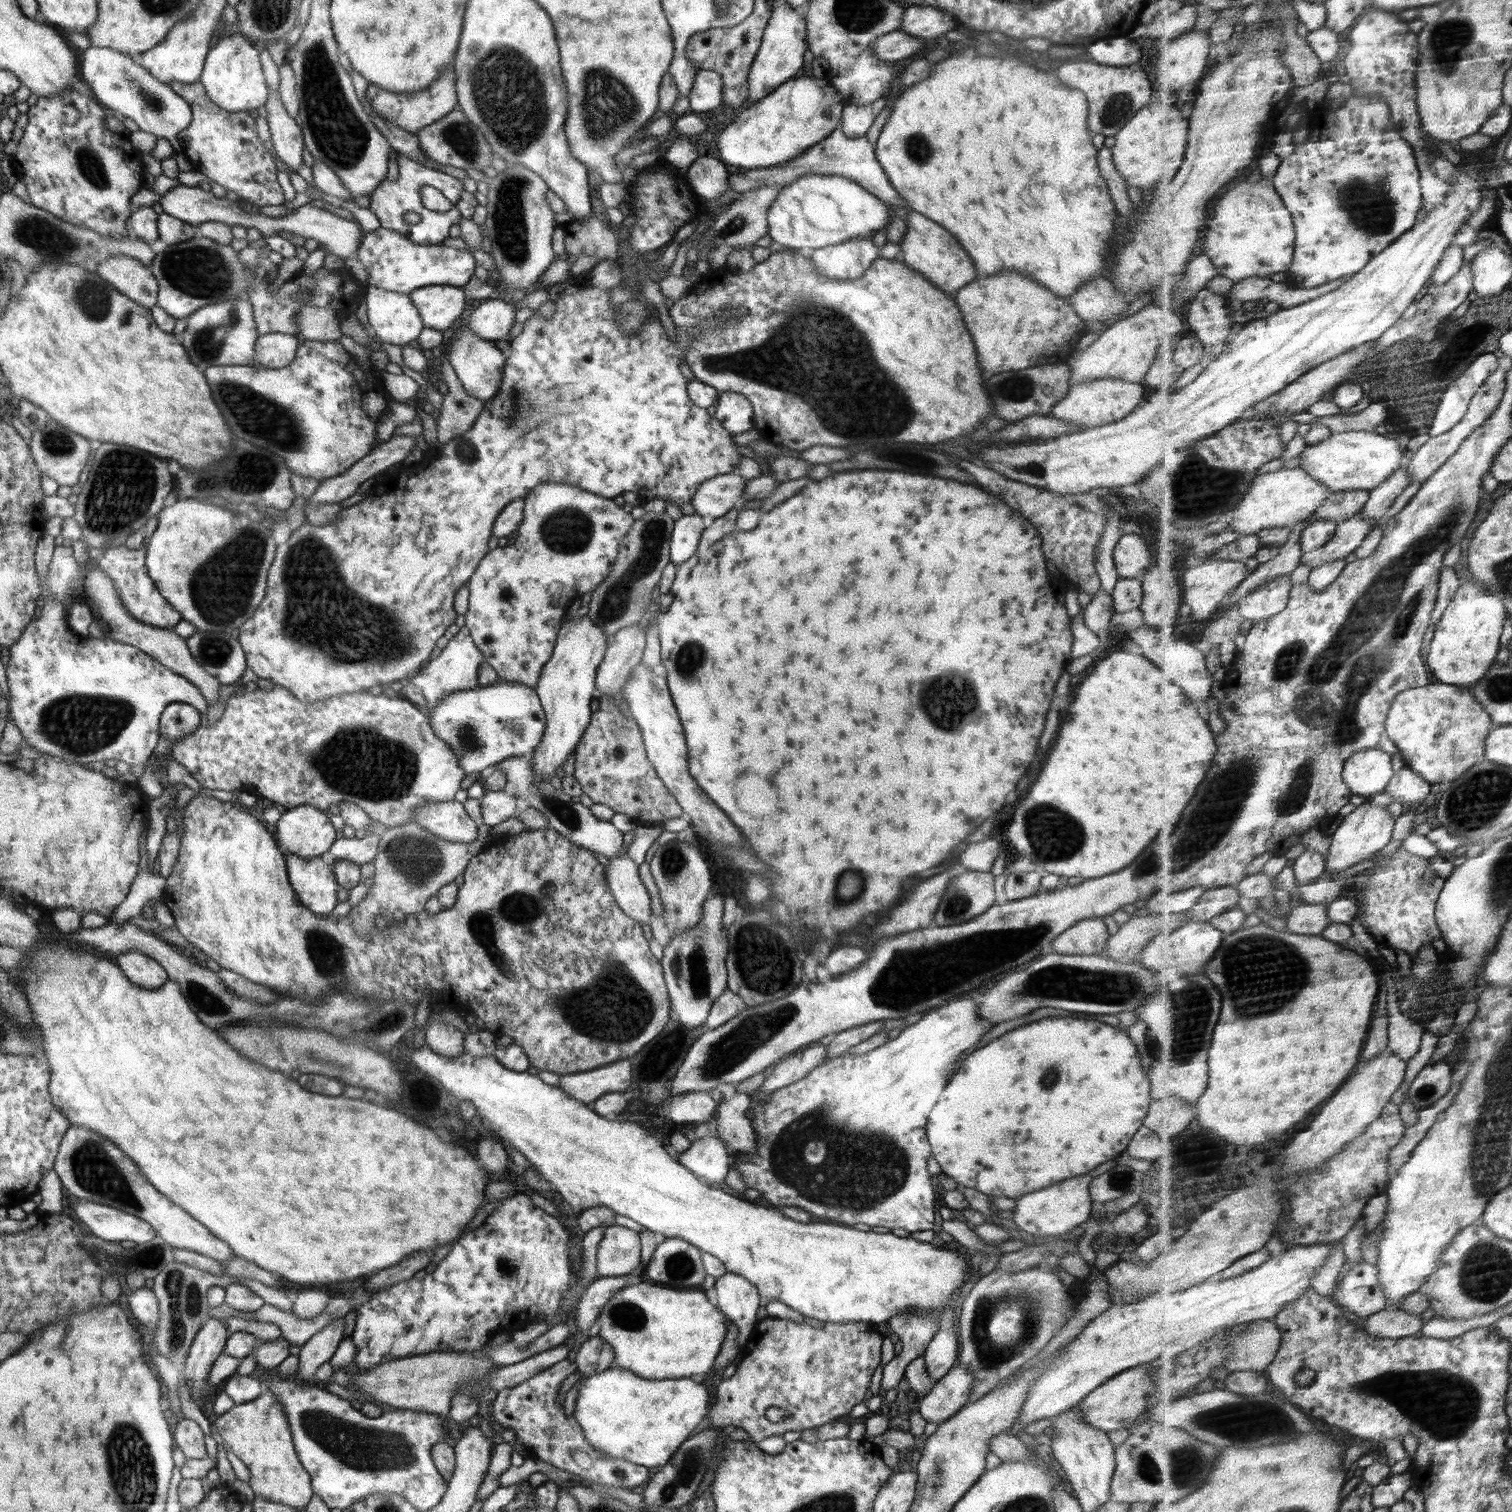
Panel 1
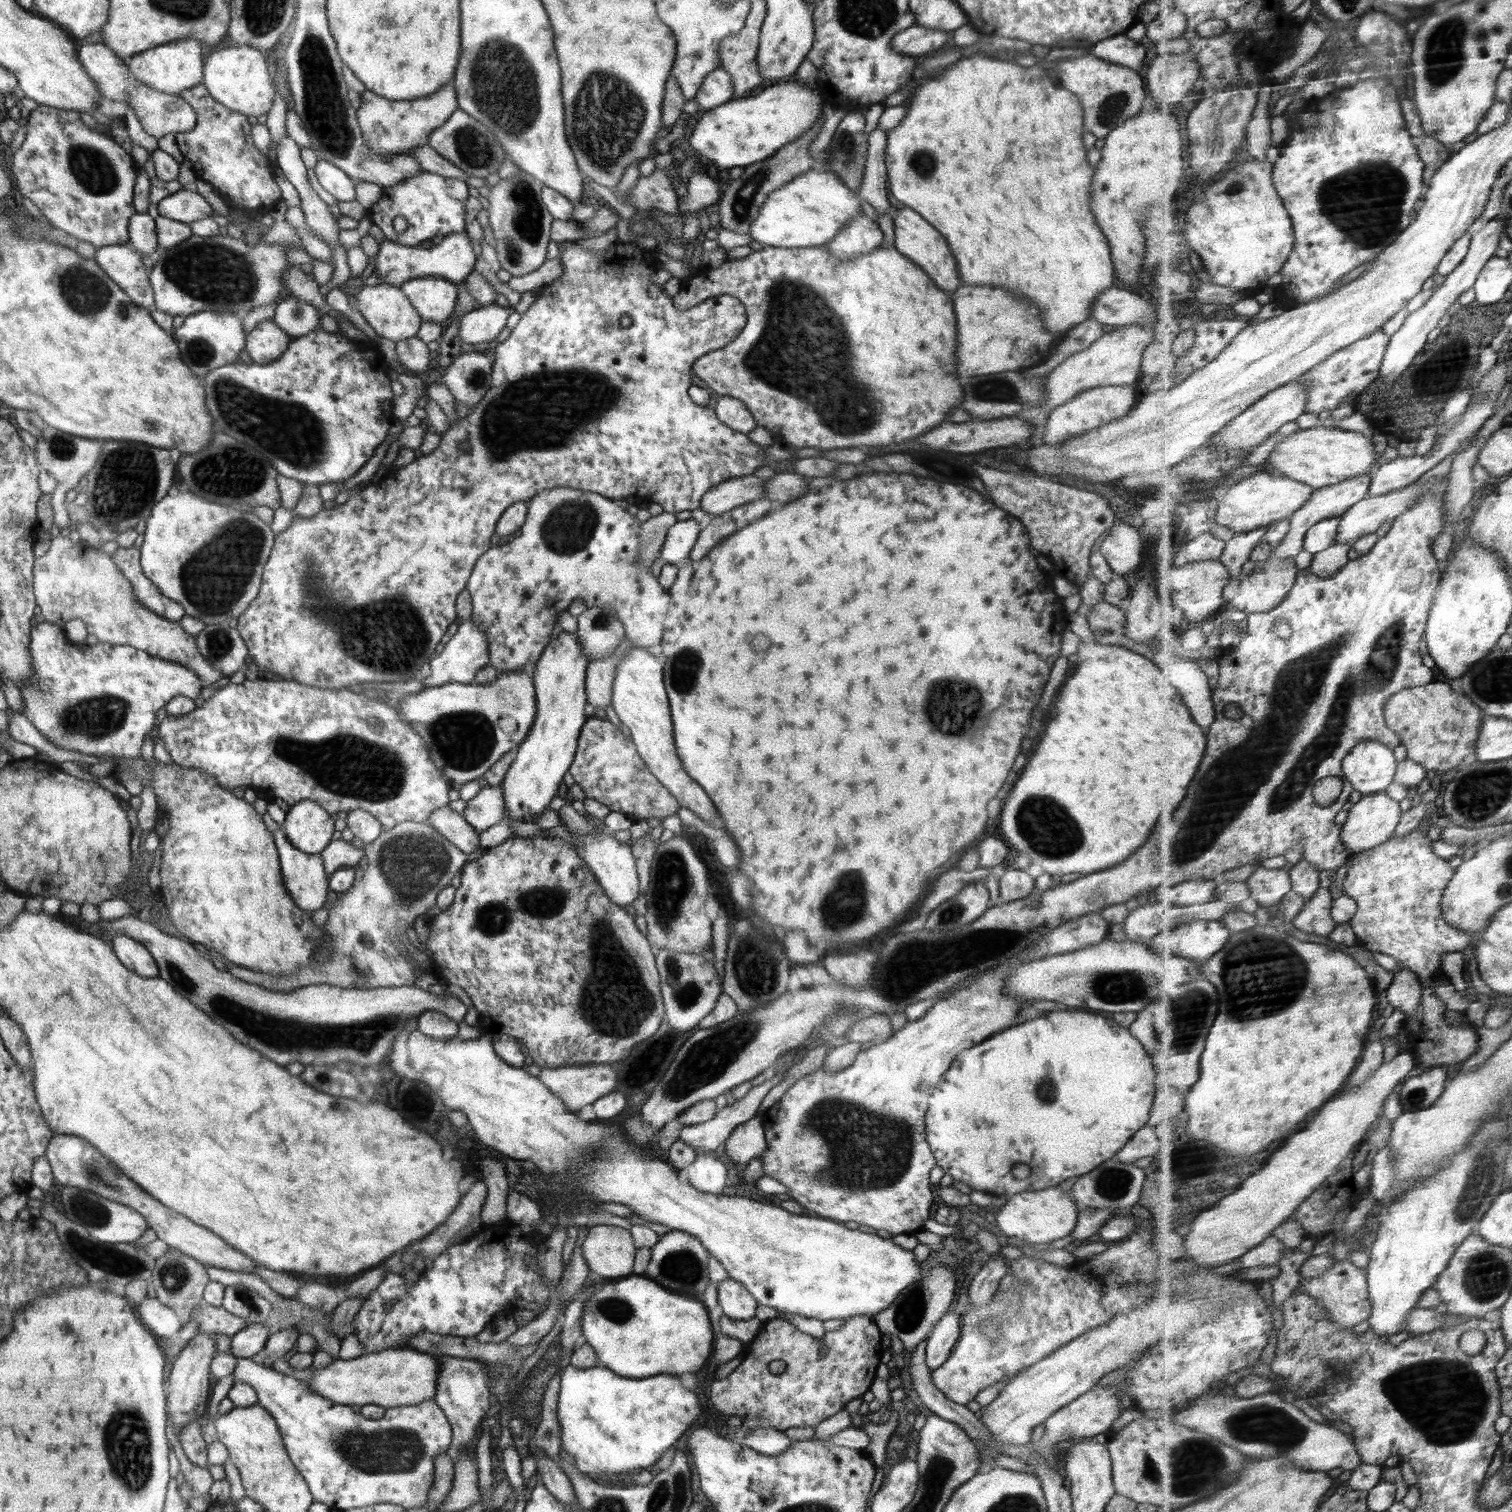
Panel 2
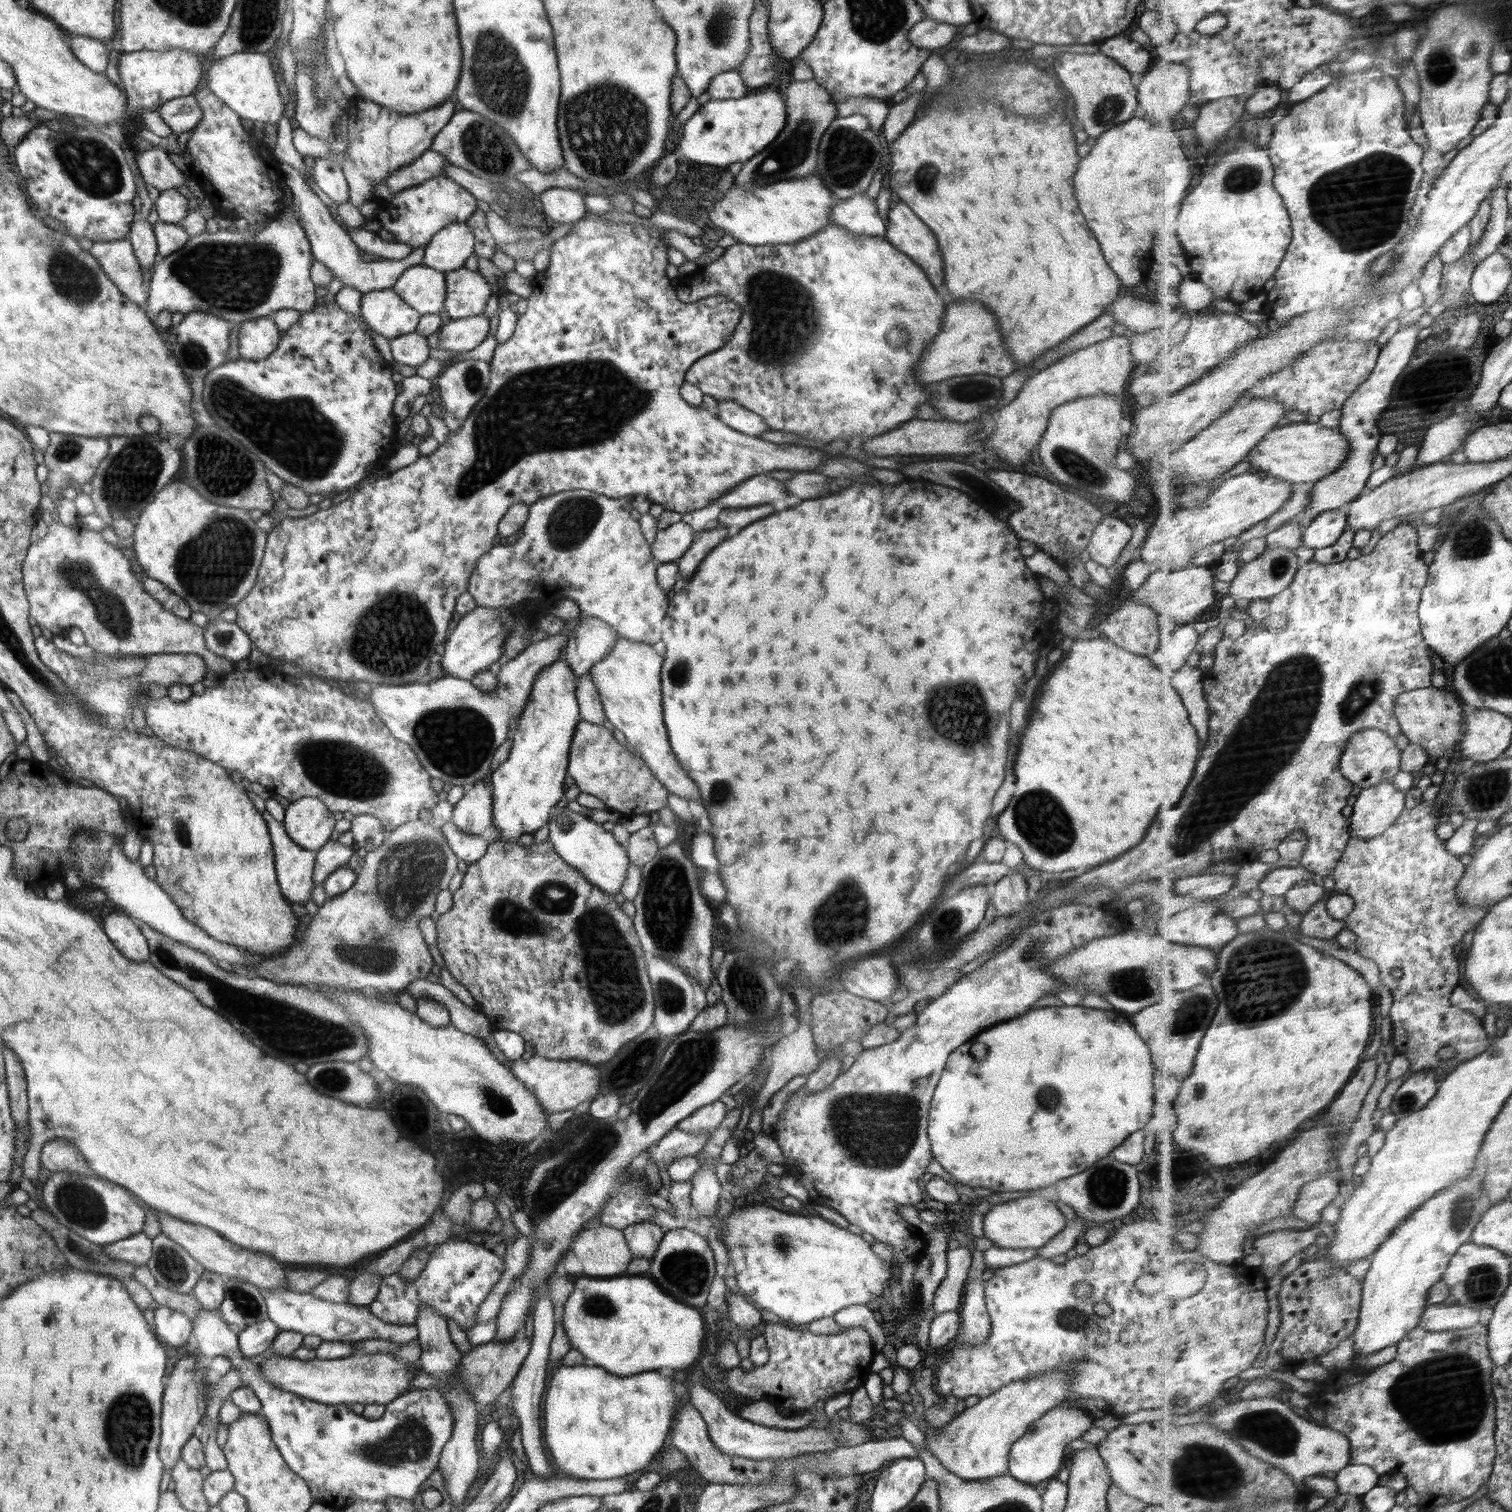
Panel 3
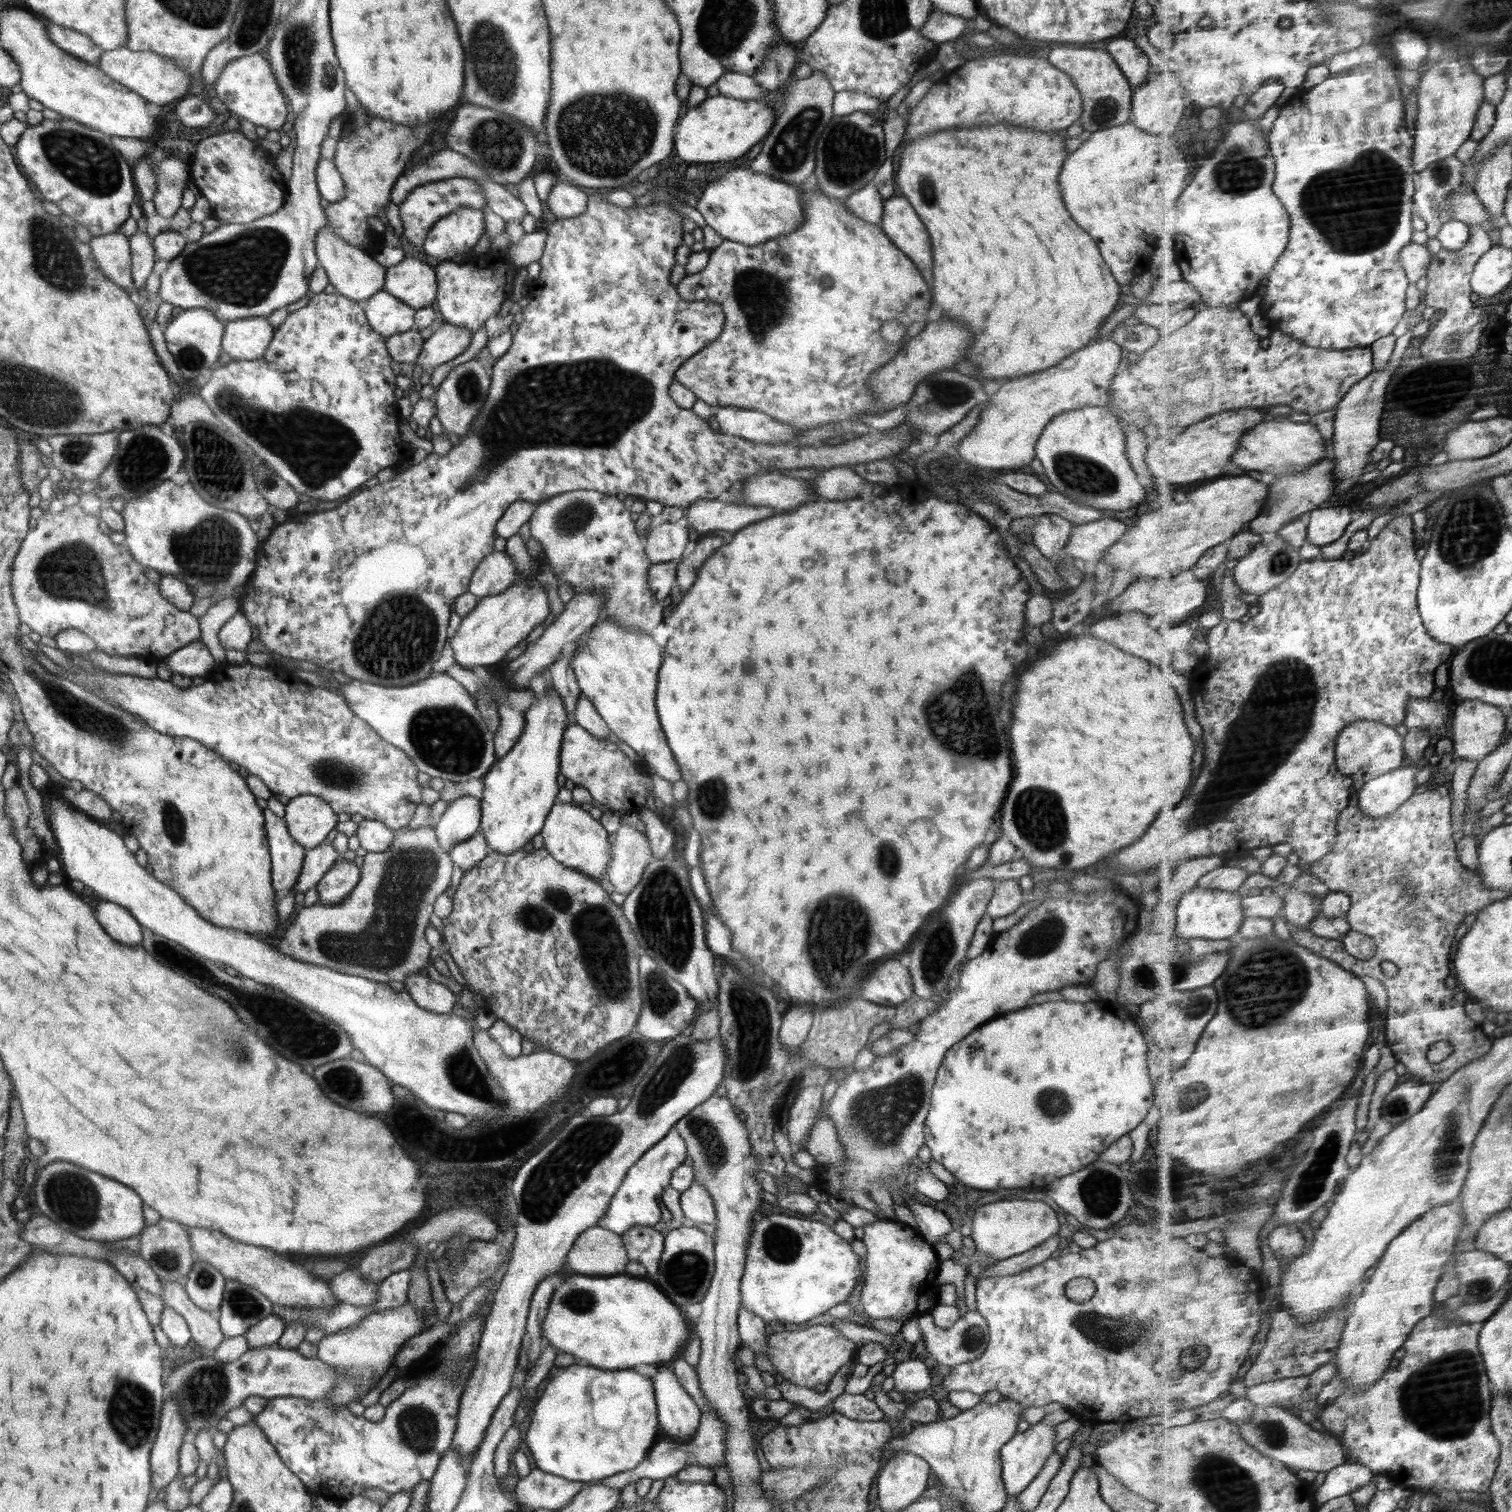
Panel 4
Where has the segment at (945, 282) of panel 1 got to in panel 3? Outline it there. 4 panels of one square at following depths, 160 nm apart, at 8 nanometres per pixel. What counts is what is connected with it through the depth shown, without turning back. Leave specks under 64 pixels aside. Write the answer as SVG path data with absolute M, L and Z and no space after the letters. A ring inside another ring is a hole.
M902 201L892 203L888 218L884 238L922 268L934 288L944 288L944 262L930 228Z

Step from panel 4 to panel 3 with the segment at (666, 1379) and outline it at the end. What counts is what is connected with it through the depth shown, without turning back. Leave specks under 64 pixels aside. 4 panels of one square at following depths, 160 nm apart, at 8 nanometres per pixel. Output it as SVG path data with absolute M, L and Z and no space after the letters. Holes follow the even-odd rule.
M678 1400L674 1417L672 1417L673 1426L671 1426L669 1438L672 1444L688 1458L690 1467L700 1474L702 1480L706 1480L708 1484L751 1484L752 1486L771 1482L771 1474L777 1464L775 1459L754 1460L724 1454L710 1440L706 1423L700 1412L690 1402L680 1405Z

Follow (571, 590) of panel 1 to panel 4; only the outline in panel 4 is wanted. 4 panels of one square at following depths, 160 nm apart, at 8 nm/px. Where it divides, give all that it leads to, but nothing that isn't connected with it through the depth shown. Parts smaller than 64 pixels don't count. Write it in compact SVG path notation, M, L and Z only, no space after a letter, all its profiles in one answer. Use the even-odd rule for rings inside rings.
M575 490L537 503L528 524L532 538L542 546L543 561L557 578L568 582L575 594L602 593L605 601L599 622L609 620L629 630L653 635L667 612L648 586L651 562L630 514L632 510L615 495ZM494 549L476 567L468 592L479 599L485 596L502 595L502 592L521 579L522 576L519 575L516 565L507 552Z

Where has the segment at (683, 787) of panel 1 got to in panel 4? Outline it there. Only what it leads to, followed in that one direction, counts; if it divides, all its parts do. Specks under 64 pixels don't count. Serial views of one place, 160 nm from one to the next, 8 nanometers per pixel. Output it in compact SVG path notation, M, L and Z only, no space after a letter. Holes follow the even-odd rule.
M607 620L595 624L587 632L587 637L583 642L579 642L579 646L576 648L571 665L581 688L581 694L592 701L594 708L606 721L612 734L630 745L630 748L635 750L640 757L641 765L652 770L652 774L657 774L660 778L670 782L681 780L682 775L678 763L668 746L655 703L657 676L662 664L662 648L656 643L653 635L629 630L625 626Z

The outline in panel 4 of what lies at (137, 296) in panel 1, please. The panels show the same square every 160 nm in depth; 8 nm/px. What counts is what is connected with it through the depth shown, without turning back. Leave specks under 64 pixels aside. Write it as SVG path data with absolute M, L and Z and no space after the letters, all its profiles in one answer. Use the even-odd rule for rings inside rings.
M116 232L94 236L89 245L100 270L110 280L126 290L129 295L135 296L129 237Z

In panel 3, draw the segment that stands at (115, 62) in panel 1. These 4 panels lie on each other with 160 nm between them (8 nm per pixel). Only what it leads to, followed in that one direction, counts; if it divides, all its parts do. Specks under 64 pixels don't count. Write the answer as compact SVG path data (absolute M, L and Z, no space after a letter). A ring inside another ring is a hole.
M67 34L66 42L74 56L84 66L98 74L105 74L106 66L108 66L109 50L106 49L104 42L74 34ZM194 94L163 102L156 111L176 135L192 130L204 116Z

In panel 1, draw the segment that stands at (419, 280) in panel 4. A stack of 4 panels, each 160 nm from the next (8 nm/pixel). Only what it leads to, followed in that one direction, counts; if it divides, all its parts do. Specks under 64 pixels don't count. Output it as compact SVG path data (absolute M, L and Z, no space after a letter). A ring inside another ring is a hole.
M450 285L423 286L413 290L409 297L420 313L423 326L440 332L447 331L460 318L469 302L463 287Z

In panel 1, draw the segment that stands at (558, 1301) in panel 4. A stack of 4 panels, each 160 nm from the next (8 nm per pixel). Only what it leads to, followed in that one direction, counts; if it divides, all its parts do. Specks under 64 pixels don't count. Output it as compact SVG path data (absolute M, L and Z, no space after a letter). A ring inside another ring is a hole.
M646 1279L642 1284L626 1286L602 1308L598 1336L614 1350L614 1365L638 1374L642 1378L690 1378L692 1374L710 1372L722 1342L726 1338L727 1318L718 1312L701 1292L684 1292L652 1283Z

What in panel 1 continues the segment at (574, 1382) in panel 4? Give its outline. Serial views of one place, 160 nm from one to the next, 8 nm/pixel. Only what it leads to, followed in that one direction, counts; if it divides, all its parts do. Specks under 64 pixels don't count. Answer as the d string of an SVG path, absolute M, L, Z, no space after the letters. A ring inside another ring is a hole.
M615 1365L592 1376L581 1374L577 1382L580 1380L582 1387L572 1416L582 1427L586 1440L606 1456L629 1460L646 1468L665 1465L678 1447L703 1426L708 1413L710 1396L702 1384L692 1380L644 1380Z

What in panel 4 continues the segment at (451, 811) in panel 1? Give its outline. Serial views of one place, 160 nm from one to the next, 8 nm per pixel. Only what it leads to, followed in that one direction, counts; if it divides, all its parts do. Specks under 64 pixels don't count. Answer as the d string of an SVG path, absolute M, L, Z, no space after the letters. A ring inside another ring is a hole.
M480 831L449 849L450 860L454 866L460 867L464 872L478 866L489 853L488 843Z

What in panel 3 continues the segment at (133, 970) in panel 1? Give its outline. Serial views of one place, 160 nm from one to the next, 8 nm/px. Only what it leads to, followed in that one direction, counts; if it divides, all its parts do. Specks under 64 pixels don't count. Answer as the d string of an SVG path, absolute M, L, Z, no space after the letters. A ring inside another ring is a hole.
M108 914L104 920L104 932L112 941L112 944L134 962L151 960L149 944L146 937L138 929L137 921L128 914Z

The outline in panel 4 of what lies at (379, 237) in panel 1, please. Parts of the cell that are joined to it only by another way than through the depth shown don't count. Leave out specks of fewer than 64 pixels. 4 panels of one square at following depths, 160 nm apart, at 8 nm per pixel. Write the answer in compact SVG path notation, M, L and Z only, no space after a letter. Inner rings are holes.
M461 206L458 210L443 216L430 229L426 240L423 242L424 252L428 256L434 256L441 261L450 261L457 254L462 254L470 250L478 241L480 236L485 233L484 208L474 210Z

